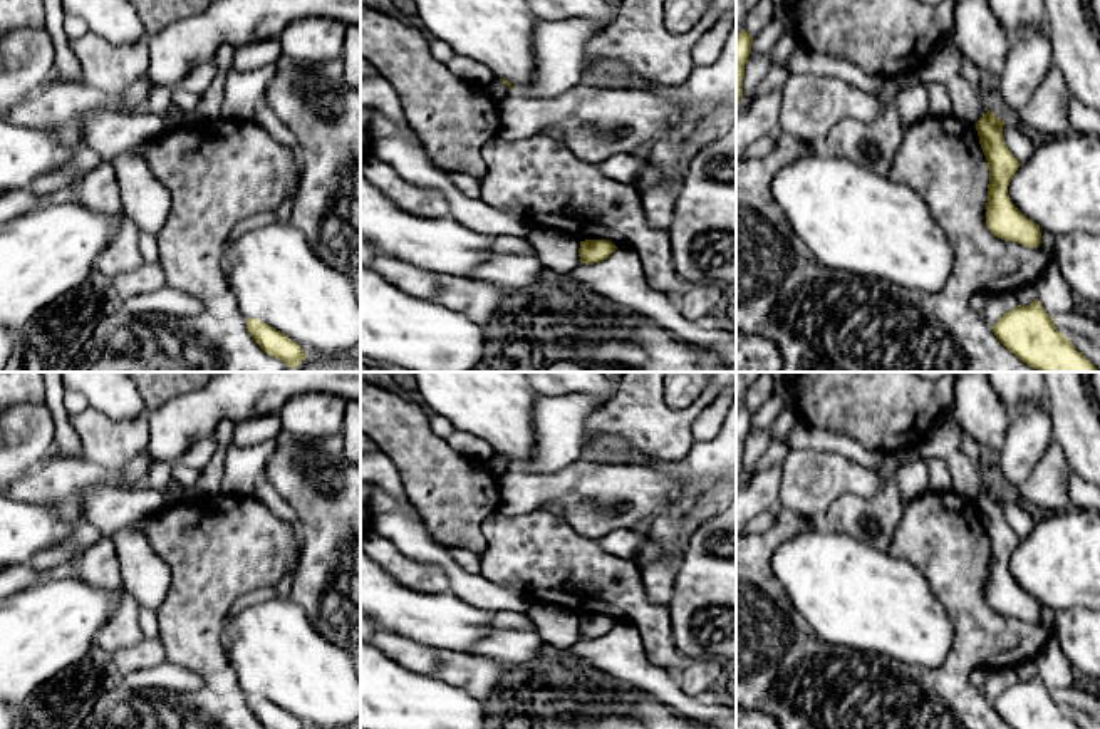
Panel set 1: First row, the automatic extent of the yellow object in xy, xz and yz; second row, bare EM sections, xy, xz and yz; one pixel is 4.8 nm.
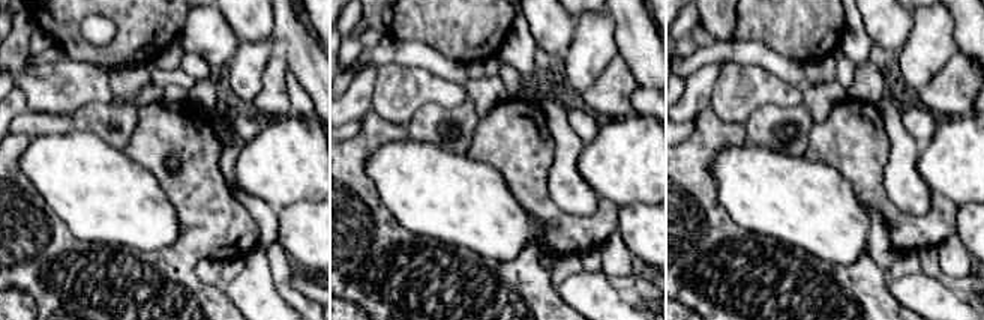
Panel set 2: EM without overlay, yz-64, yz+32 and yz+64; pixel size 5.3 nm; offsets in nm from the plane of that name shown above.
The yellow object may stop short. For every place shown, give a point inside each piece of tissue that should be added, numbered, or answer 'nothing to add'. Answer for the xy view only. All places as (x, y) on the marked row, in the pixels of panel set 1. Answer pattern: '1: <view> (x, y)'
nothing to add

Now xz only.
nothing to add

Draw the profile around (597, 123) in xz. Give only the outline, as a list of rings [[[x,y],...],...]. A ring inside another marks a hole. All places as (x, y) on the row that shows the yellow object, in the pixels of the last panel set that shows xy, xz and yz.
[[[577,84],[550,99],[530,99],[513,90],[498,102],[498,137],[511,142],[553,126],[575,156],[600,164],[657,139],[677,109],[676,101],[639,89]]]

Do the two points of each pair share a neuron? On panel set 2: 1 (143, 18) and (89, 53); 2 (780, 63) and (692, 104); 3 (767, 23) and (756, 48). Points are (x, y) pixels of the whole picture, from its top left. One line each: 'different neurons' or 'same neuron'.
1: same neuron
2: different neurons
3: different neurons

